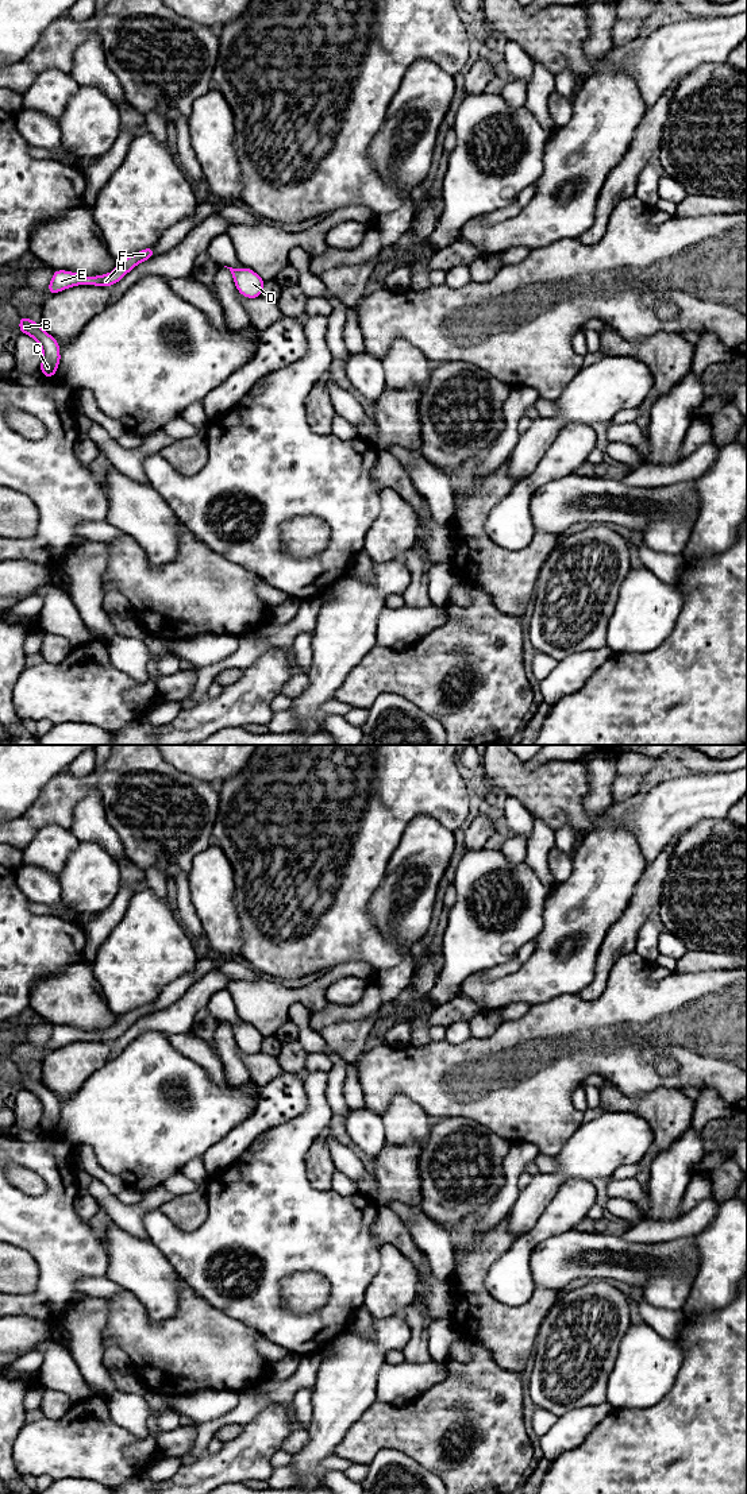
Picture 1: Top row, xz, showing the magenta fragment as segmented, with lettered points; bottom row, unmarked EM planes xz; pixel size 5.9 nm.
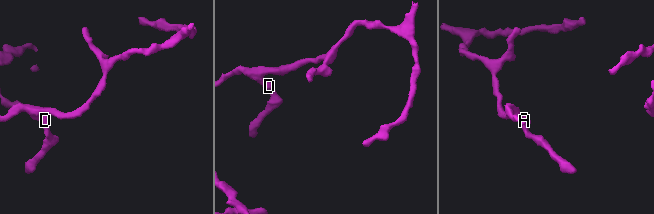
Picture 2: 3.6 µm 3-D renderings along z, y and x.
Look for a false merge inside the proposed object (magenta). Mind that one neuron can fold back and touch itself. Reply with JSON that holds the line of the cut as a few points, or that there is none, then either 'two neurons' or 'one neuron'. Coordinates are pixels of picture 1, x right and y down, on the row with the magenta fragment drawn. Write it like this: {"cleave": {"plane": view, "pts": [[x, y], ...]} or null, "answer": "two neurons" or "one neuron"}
{"cleave": null, "answer": "one neuron"}

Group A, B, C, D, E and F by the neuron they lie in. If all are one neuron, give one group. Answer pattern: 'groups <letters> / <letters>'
groups A B C D E F

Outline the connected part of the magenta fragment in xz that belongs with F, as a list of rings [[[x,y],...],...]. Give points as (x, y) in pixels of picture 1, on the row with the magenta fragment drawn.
[[[154,247],[145,248],[138,254],[130,255],[119,260],[116,269],[105,275],[84,277],[77,273],[57,270],[53,273],[51,282],[47,287],[49,294],[54,294],[77,285],[96,285],[96,286],[108,287],[119,282],[136,265],[150,259],[153,255],[154,255]]]

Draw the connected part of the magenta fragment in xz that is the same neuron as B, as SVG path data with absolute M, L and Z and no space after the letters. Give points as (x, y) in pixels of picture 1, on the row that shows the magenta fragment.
M20 316L19 328L20 333L34 337L42 348L43 358L41 363L41 372L45 377L54 378L61 360L59 344L57 340L43 331L41 325L24 316Z

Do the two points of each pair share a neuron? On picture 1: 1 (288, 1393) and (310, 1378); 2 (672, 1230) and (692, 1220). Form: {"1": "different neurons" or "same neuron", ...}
{"1": "same neuron", "2": "same neuron"}

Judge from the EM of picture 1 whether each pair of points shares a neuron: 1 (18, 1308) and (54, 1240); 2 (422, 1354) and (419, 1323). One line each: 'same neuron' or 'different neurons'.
1: same neuron
2: same neuron

